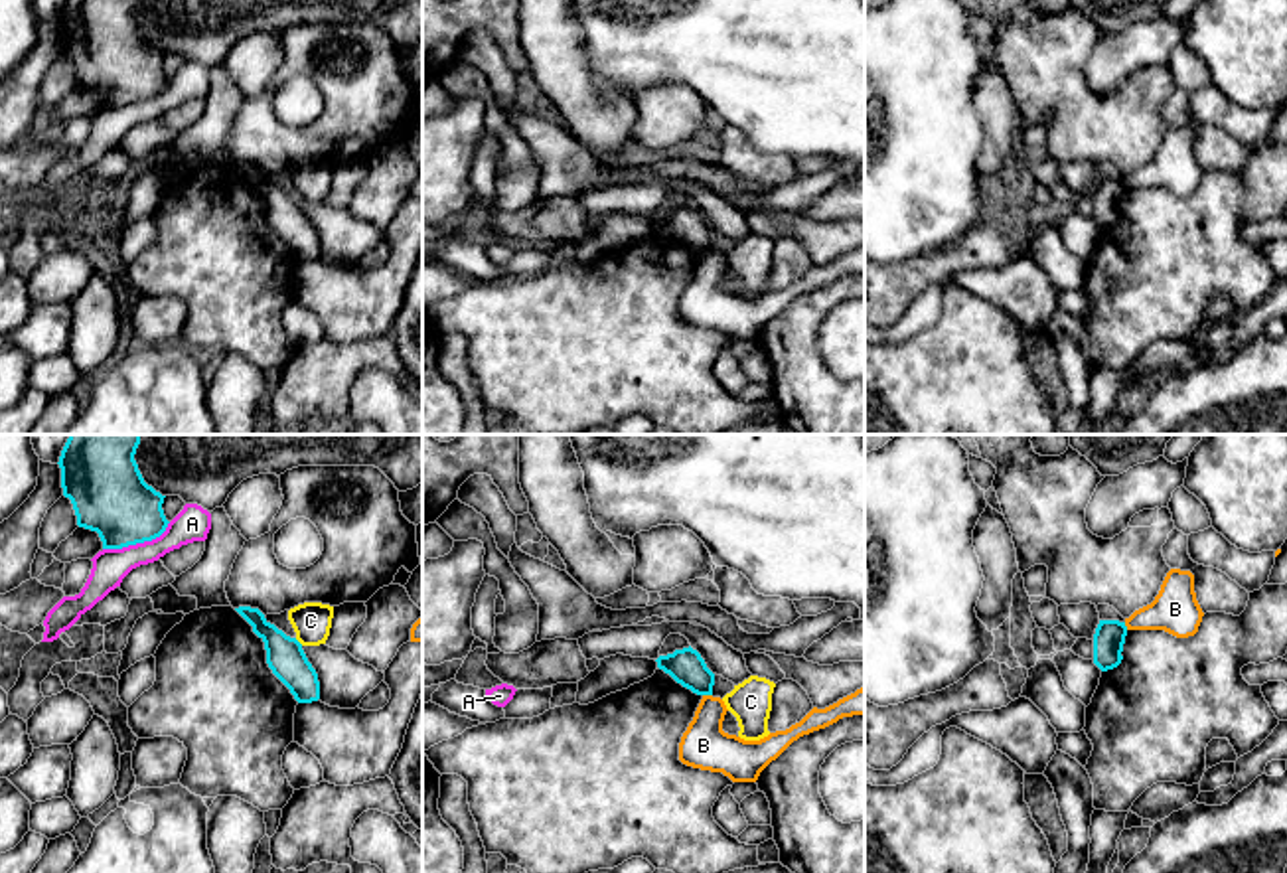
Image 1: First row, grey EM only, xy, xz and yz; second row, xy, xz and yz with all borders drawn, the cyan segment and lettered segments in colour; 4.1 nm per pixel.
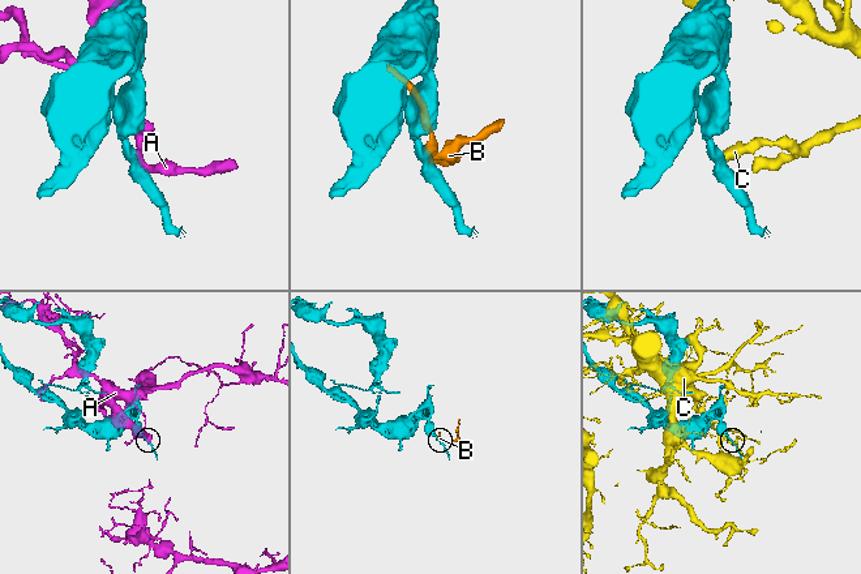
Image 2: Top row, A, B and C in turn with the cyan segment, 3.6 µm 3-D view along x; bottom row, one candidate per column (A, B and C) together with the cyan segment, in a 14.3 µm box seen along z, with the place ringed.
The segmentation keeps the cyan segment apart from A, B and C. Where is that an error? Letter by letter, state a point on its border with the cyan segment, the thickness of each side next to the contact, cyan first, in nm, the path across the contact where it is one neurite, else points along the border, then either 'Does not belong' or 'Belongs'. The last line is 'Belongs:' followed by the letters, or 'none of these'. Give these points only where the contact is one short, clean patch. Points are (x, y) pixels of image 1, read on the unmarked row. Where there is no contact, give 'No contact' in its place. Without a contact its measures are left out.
A: Touches cyan at xy (137, 99). Thickness 300 nm (cyan) against 140 nm. Does not belong
B: Touches cyan at xz (707, 251). Thickness 150 nm (cyan) against 190 nm. Boundary: xz (703, 251), (711, 253). Does not belong
C: Touches cyan at xy (297, 198). Thickness 160 nm (cyan) against 160 nm. Does not belong
Belongs: none of these

